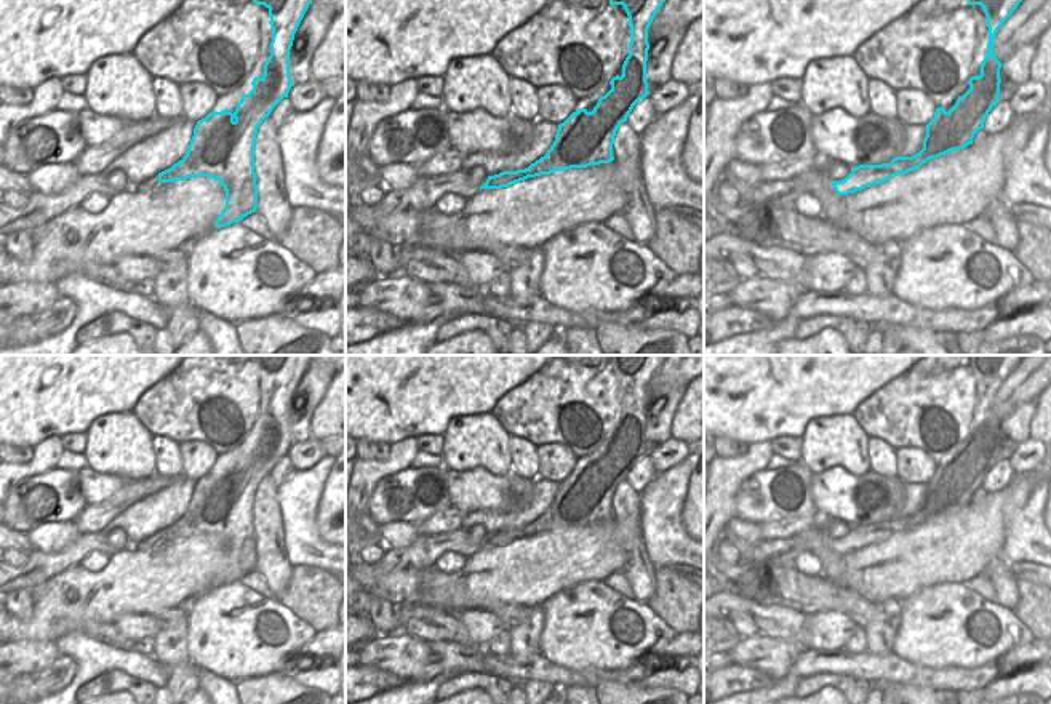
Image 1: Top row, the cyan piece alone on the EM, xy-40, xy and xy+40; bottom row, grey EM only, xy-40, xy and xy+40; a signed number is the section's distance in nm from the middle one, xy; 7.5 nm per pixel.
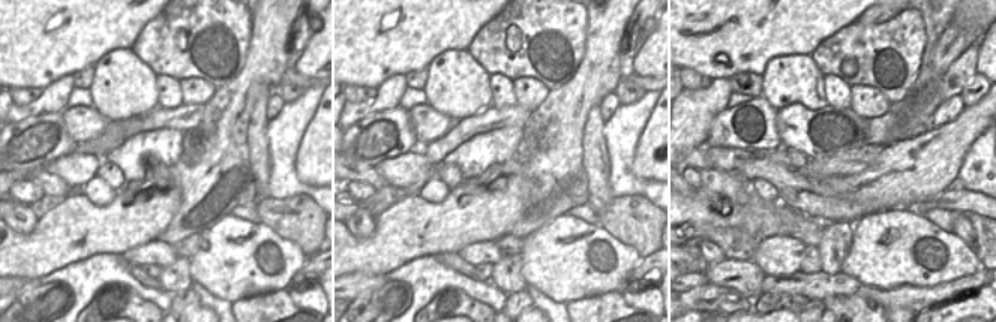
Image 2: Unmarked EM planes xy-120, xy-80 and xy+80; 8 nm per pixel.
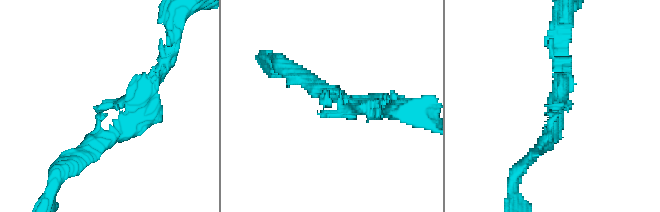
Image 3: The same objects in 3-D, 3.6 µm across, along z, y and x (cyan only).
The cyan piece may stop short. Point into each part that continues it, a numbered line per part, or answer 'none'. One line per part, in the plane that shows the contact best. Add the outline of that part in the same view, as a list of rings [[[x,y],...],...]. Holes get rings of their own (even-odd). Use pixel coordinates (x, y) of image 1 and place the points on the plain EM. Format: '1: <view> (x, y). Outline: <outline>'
none.

